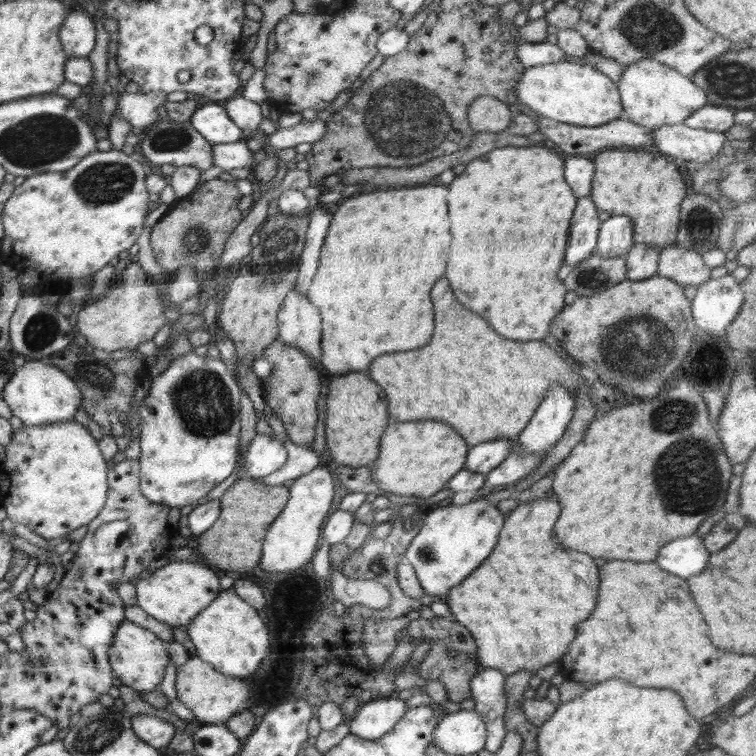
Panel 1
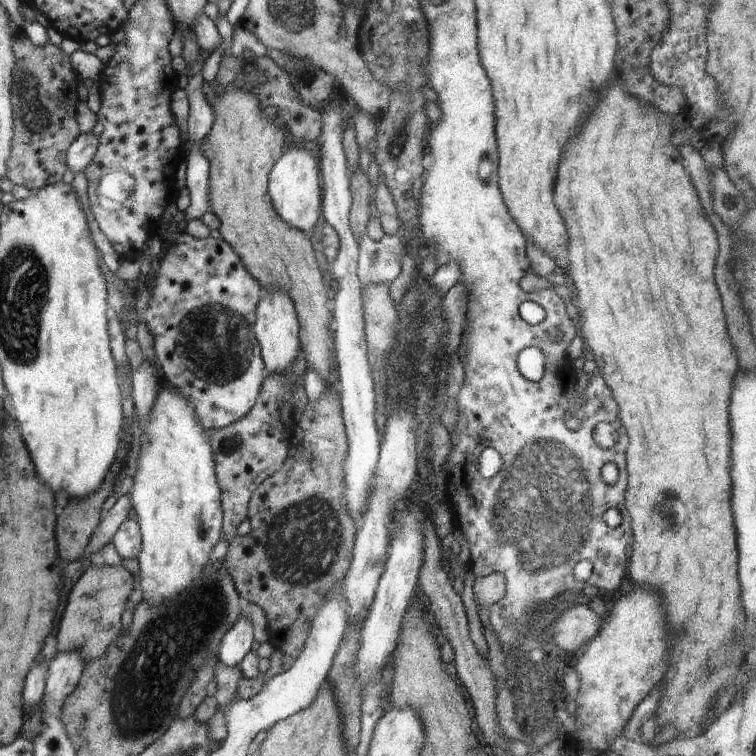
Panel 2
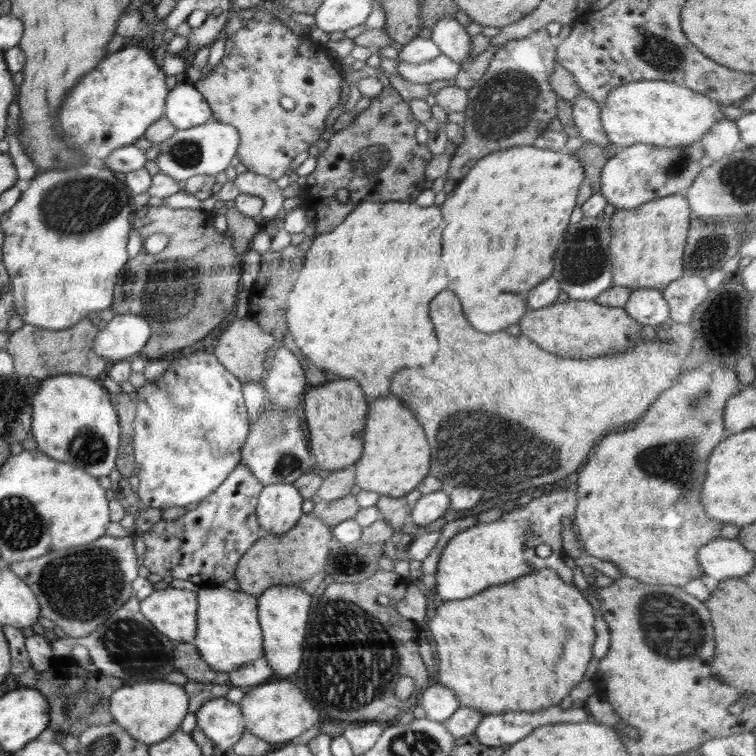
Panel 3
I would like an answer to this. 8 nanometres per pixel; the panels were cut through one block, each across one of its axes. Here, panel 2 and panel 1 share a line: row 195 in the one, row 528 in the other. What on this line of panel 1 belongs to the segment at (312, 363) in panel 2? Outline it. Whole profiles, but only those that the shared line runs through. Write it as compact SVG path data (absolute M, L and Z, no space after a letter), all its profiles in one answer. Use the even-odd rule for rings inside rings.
M258 478L236 479L219 499L221 511L216 522L206 532L194 536L202 562L216 571L242 573L254 569L262 557L266 533L286 506L289 492L284 485L266 485Z

